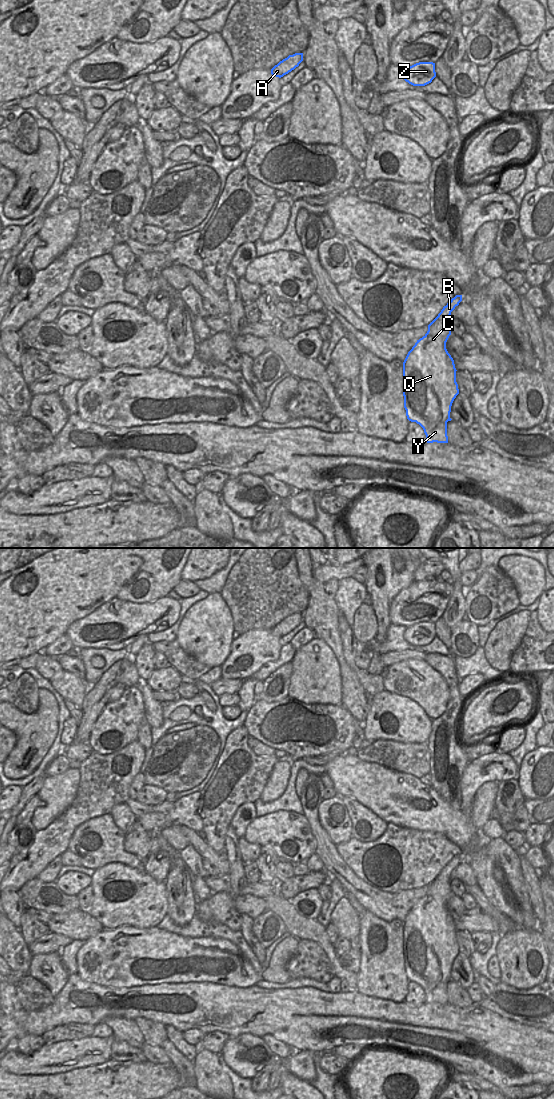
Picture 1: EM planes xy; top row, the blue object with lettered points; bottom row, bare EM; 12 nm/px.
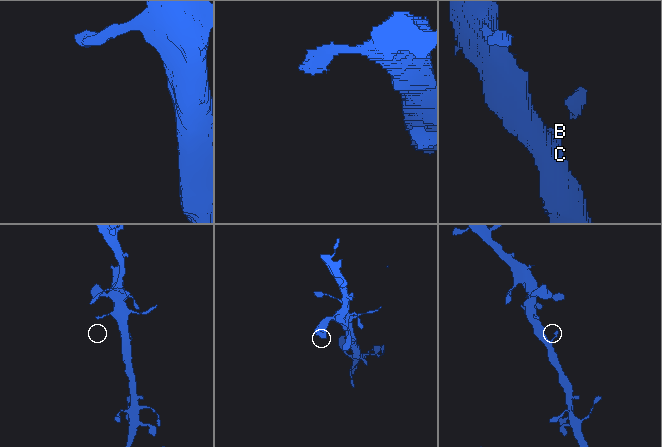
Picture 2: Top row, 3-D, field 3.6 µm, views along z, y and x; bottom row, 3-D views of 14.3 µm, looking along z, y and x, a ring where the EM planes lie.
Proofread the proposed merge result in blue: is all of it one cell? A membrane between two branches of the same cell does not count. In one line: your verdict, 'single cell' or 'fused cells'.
single cell

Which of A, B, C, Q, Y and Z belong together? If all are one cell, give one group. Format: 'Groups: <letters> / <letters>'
Groups: A B C Q Y Z

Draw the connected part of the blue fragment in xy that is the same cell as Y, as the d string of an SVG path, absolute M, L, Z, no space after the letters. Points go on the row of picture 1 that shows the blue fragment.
M456 295L443 307L438 316L428 325L427 333L417 340L403 362L403 396L407 419L419 424L426 435L427 443L448 443L447 422L451 421L451 406L459 394L454 360L446 349L451 335L450 315L462 301Z

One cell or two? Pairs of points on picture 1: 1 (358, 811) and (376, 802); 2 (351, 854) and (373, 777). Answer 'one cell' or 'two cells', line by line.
1: two cells
2: two cells

